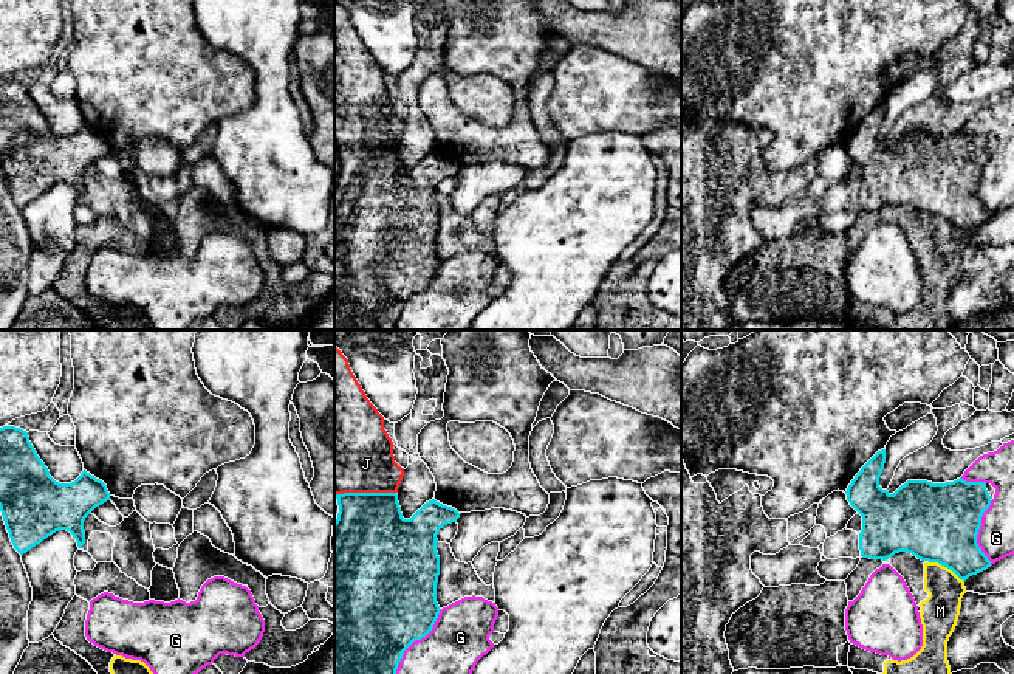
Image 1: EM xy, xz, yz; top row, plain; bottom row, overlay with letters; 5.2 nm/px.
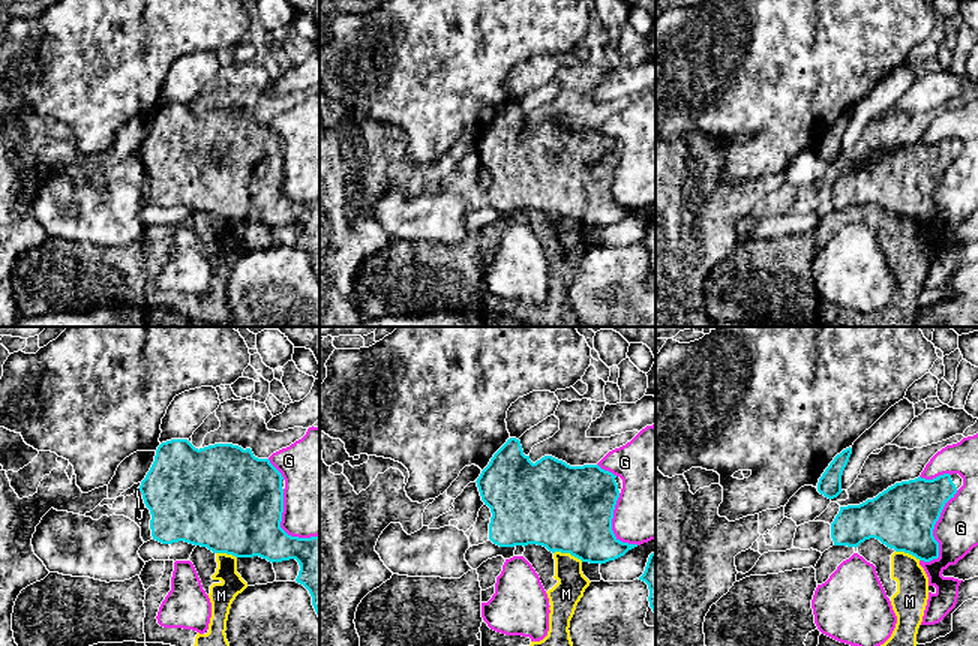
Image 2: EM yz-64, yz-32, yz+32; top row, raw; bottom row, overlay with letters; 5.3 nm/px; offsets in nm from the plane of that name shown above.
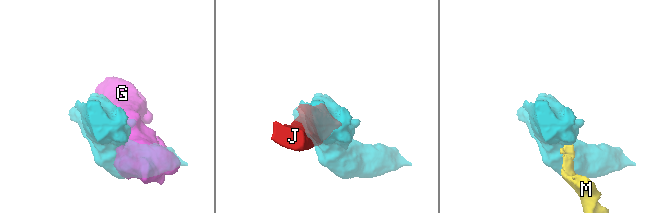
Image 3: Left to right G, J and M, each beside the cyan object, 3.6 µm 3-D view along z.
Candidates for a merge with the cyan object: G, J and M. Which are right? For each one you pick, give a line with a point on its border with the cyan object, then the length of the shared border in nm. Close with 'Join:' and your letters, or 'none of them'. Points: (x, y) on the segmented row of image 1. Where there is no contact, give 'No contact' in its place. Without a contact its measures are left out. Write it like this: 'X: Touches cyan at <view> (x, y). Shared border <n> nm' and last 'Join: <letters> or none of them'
J: Touches cyan at xz (366, 493). Shared border 320 nm
Join: J

